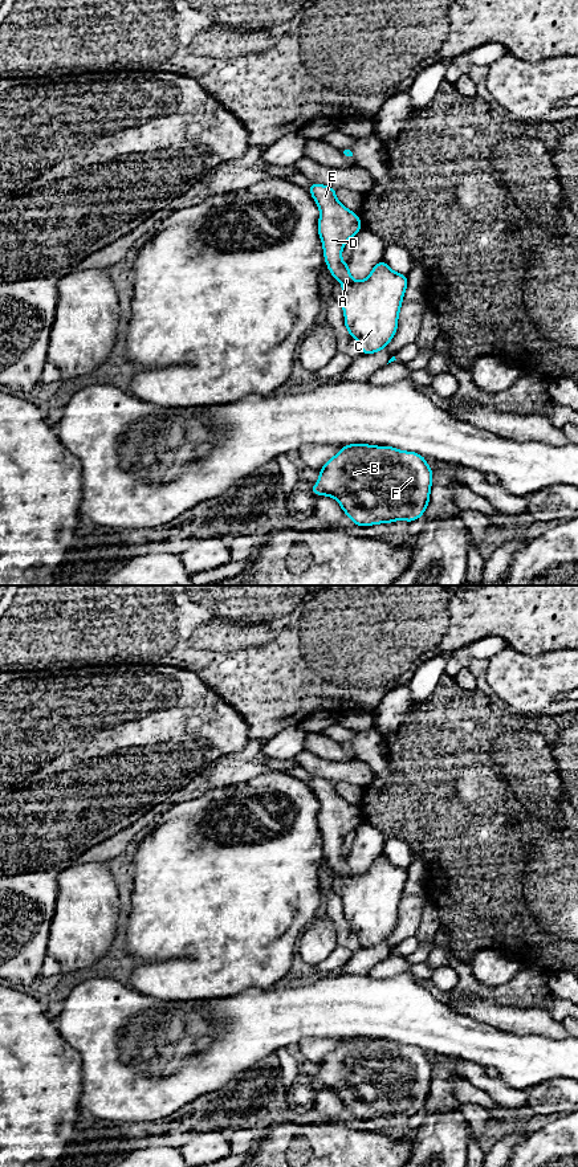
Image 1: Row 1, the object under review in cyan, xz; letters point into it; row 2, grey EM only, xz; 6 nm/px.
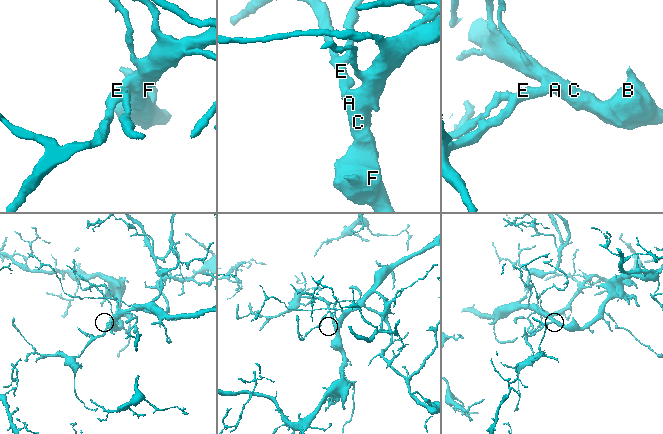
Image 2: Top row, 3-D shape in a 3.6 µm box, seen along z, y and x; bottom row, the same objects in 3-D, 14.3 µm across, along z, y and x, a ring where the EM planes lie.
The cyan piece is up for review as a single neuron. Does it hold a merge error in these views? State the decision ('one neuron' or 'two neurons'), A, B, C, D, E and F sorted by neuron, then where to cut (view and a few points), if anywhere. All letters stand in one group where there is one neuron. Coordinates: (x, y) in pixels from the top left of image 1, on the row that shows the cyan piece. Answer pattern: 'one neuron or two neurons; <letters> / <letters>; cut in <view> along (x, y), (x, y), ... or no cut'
one neuron; A B C D E F; no cut

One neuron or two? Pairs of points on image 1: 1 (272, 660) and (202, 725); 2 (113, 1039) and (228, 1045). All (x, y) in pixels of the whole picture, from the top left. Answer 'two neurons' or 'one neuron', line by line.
1: two neurons
2: one neuron

